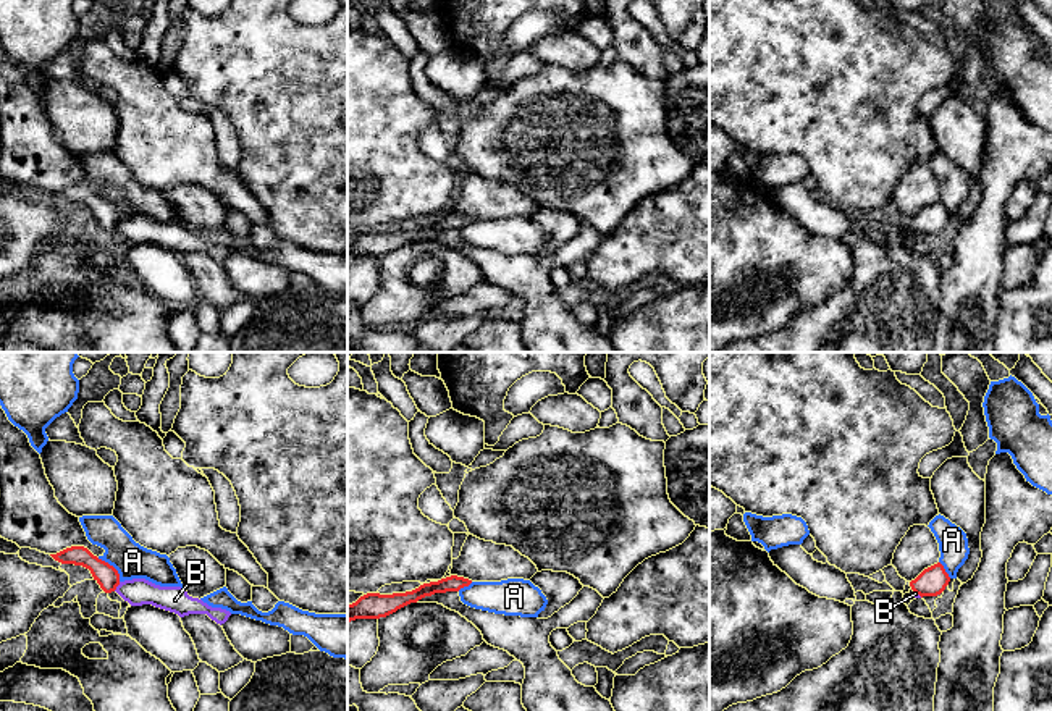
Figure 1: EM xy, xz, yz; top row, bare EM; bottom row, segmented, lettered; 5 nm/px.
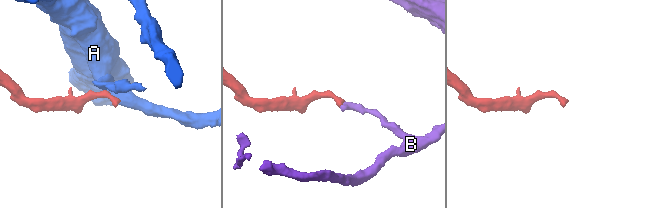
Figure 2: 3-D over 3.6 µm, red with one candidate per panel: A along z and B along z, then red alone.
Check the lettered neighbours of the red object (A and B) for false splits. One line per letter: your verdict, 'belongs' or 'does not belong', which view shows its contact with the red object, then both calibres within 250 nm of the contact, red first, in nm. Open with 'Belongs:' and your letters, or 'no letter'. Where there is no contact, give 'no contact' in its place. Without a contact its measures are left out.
Belongs: no letter
A: does not belong; contact in xy; calibres 110 and 180 nm
B: does not belong; contact in xy; calibres 110 and 140 nm

